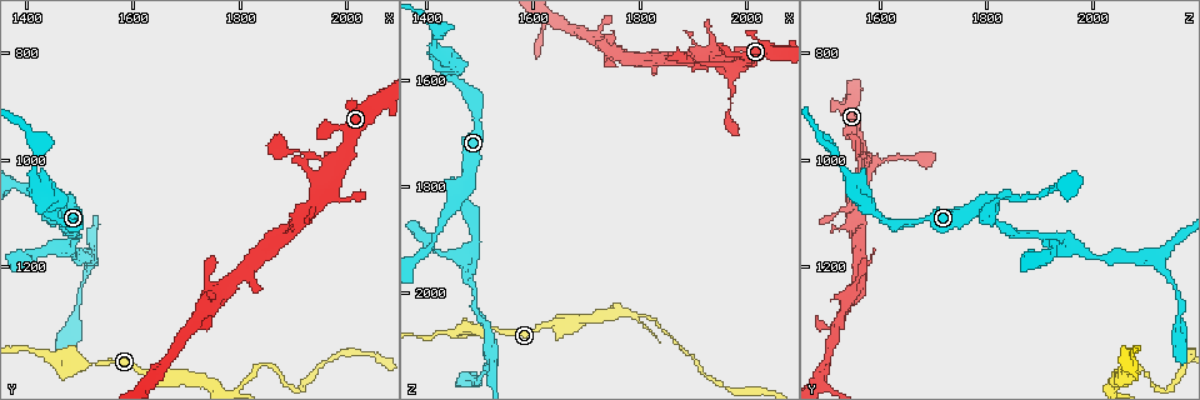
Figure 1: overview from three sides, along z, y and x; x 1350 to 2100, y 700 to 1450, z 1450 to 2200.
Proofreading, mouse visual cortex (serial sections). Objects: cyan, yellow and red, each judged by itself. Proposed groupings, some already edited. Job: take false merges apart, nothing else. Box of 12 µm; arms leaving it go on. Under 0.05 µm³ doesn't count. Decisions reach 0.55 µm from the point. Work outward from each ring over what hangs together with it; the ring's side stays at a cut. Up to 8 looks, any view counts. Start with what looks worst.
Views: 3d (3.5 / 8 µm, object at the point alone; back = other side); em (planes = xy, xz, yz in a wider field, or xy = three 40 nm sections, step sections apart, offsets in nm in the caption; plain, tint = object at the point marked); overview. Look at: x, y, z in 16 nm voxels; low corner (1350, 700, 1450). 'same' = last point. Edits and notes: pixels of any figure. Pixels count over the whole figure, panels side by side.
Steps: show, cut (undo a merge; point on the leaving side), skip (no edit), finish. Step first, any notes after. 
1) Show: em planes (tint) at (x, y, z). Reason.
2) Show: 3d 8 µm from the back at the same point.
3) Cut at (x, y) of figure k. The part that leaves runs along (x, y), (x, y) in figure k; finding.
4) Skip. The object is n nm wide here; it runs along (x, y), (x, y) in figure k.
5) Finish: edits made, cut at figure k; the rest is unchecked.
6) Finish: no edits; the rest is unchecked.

Show: 3d 3.5 µm at (1430, 1070, 1835). A narrow waist.

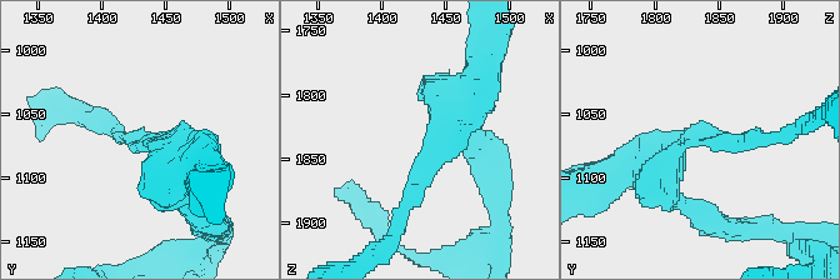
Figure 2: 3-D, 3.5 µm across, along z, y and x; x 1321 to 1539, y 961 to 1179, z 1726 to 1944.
Show: em xy step 3 (tint) at (1434, 1074, 1838). The arms are 200, 450 nm wide; now the EM.

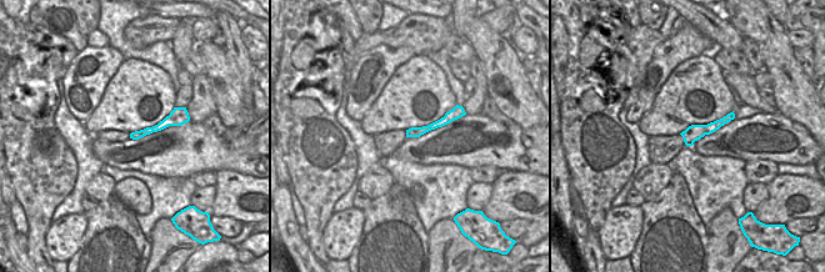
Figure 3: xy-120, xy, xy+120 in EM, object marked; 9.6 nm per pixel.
Skip. It runs along (469, 90), (430, 129), (400, 218) in figure 2; continuous, no second cell.

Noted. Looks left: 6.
Show: em planes (tint) at (1505, 1385, 2075). Thick turns thin.

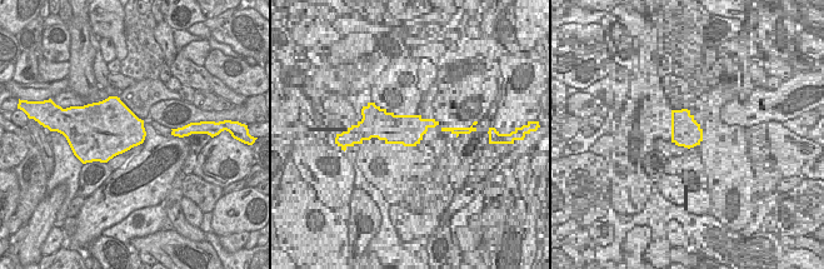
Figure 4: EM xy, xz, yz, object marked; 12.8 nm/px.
Show: 3d 3.5 µm at the same point. See where the arms go.

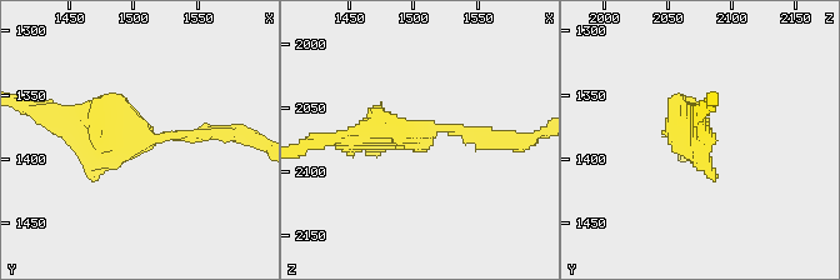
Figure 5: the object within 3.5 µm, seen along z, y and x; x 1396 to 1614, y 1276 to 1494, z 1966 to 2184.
Skip. It runs along (220, 133), (66, 125) in figure 5; all the same cell.

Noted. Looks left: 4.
Show: 3d 3.5 µm at (1970, 1020, 1580). Arms run side by side.

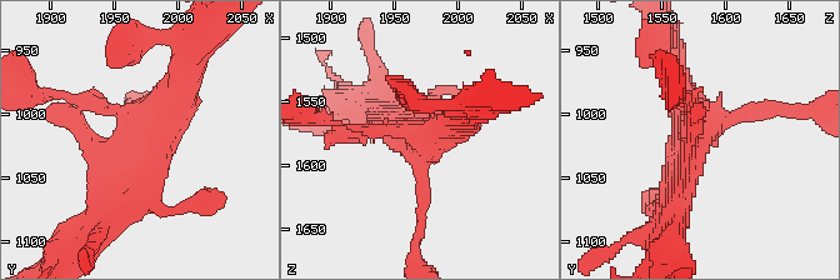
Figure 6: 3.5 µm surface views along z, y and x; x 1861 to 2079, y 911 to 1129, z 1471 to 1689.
Show: em xy step 5 (tint) at (1962, 1018, 1576).

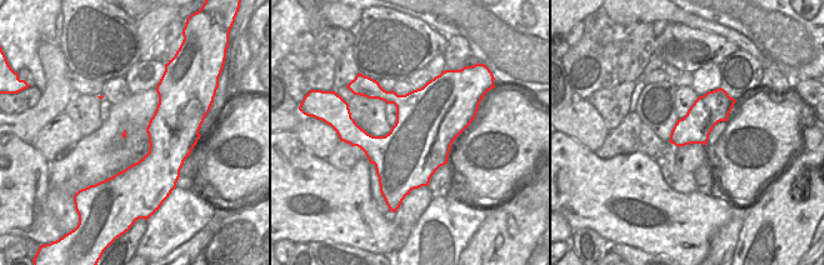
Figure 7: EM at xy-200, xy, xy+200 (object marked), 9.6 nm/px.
Skip. Continuous, no second cell.

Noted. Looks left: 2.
Finish: no edits; the rest is unchecked.

